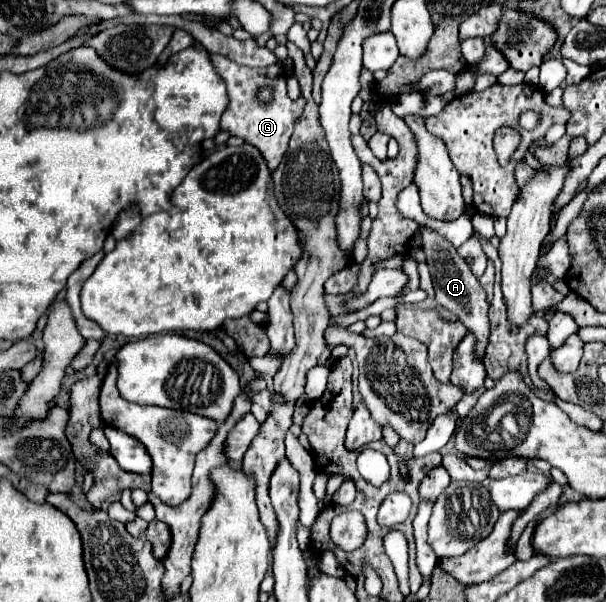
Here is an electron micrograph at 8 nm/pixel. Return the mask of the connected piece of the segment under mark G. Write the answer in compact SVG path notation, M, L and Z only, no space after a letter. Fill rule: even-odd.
M211 55L211 61L213 61L217 73L225 79L227 93L229 93L229 107L225 109L225 113L221 117L221 129L229 131L231 135L245 137L247 143L255 145L263 153L263 157L269 163L269 169L275 171L277 165L281 163L285 151L287 151L289 139L291 139L293 129L295 129L295 121L303 113L305 99L299 97L297 101L291 101L287 97L285 77L283 77L283 71L279 65L269 65L263 69L251 69L251 67L237 65L237 63L229 61L227 57L221 57L221 55ZM259 87L271 87L273 99L267 103L261 101L257 97Z

